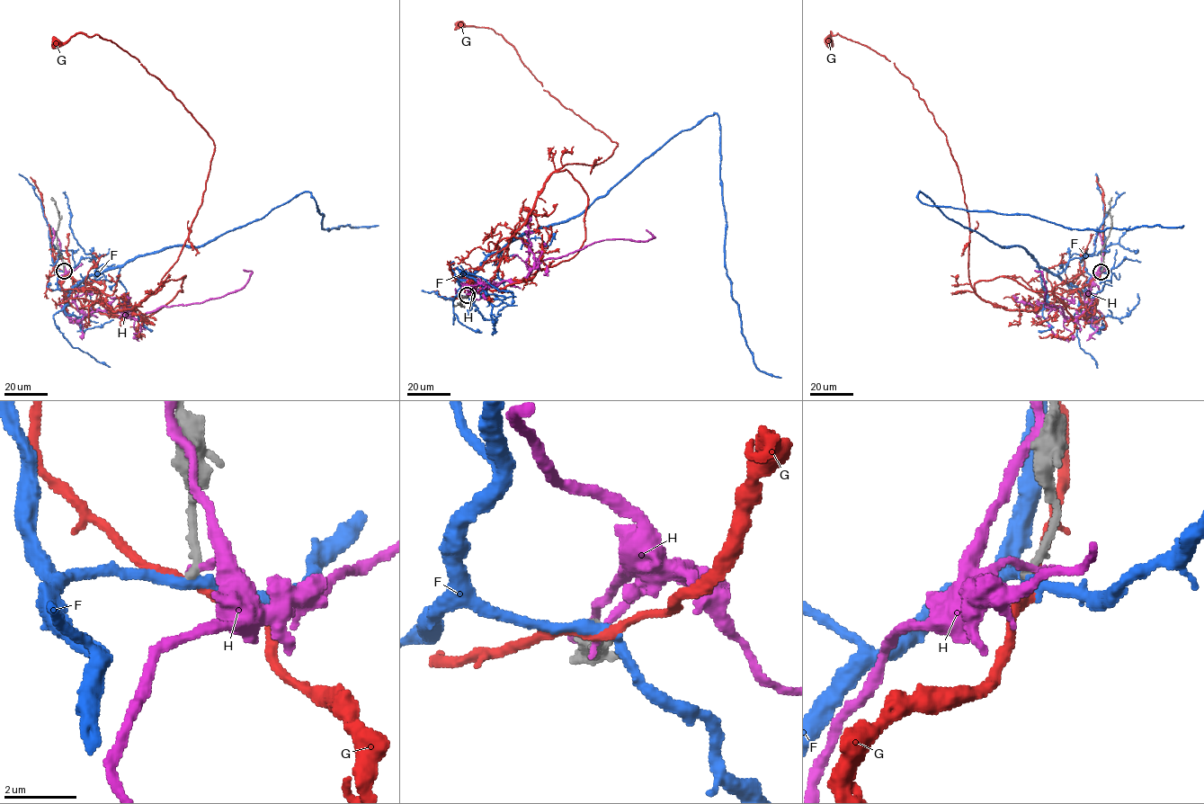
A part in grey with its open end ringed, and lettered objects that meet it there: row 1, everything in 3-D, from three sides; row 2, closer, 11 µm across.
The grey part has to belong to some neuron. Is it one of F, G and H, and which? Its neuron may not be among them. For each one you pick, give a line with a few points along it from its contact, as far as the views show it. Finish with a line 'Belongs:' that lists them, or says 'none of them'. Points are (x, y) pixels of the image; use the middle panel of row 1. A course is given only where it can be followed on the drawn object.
Belongs: none of them

